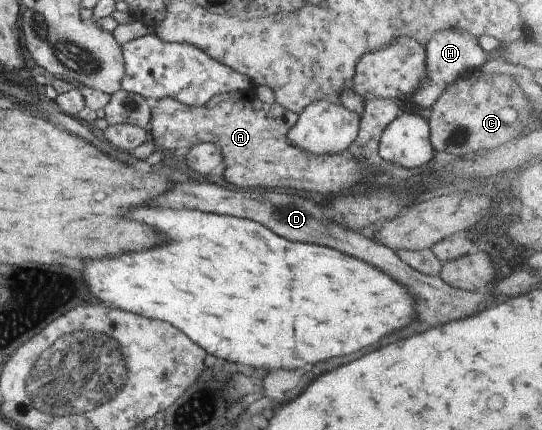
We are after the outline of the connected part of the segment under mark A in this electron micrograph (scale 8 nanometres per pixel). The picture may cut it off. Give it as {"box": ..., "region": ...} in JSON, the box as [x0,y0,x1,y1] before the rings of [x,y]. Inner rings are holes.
{"box":[149,88,378,195],"region":[[[245,88],[244,90],[240,91],[230,91],[225,92],[216,96],[211,97],[209,101],[206,104],[201,105],[201,107],[189,107],[183,104],[179,104],[178,101],[171,100],[169,98],[161,98],[157,101],[157,105],[155,107],[150,109],[150,123],[149,123],[149,129],[151,132],[151,139],[150,141],[155,145],[156,149],[159,149],[161,151],[165,152],[171,152],[171,151],[187,151],[190,147],[196,146],[197,144],[202,143],[214,143],[215,147],[218,148],[221,159],[223,161],[224,169],[223,169],[223,179],[226,181],[229,185],[235,185],[235,187],[239,187],[239,189],[243,190],[249,190],[249,189],[261,189],[263,191],[268,191],[268,189],[293,189],[293,191],[307,191],[307,193],[319,193],[319,195],[337,195],[341,192],[349,192],[351,191],[350,187],[359,183],[365,183],[367,185],[371,184],[371,182],[366,181],[365,179],[368,177],[371,179],[375,179],[375,177],[378,175],[376,174],[374,177],[372,177],[370,174],[364,172],[364,169],[362,168],[363,165],[365,165],[365,161],[363,160],[357,160],[356,158],[351,158],[350,154],[347,153],[347,149],[345,151],[340,152],[339,154],[333,154],[333,155],[315,155],[310,154],[307,152],[303,152],[300,149],[294,148],[292,145],[289,145],[286,140],[286,133],[288,132],[288,129],[296,122],[296,113],[293,113],[292,111],[289,111],[288,109],[285,109],[284,107],[281,107],[278,103],[273,104],[264,104],[263,102],[257,100],[254,89],[253,88]]]}

